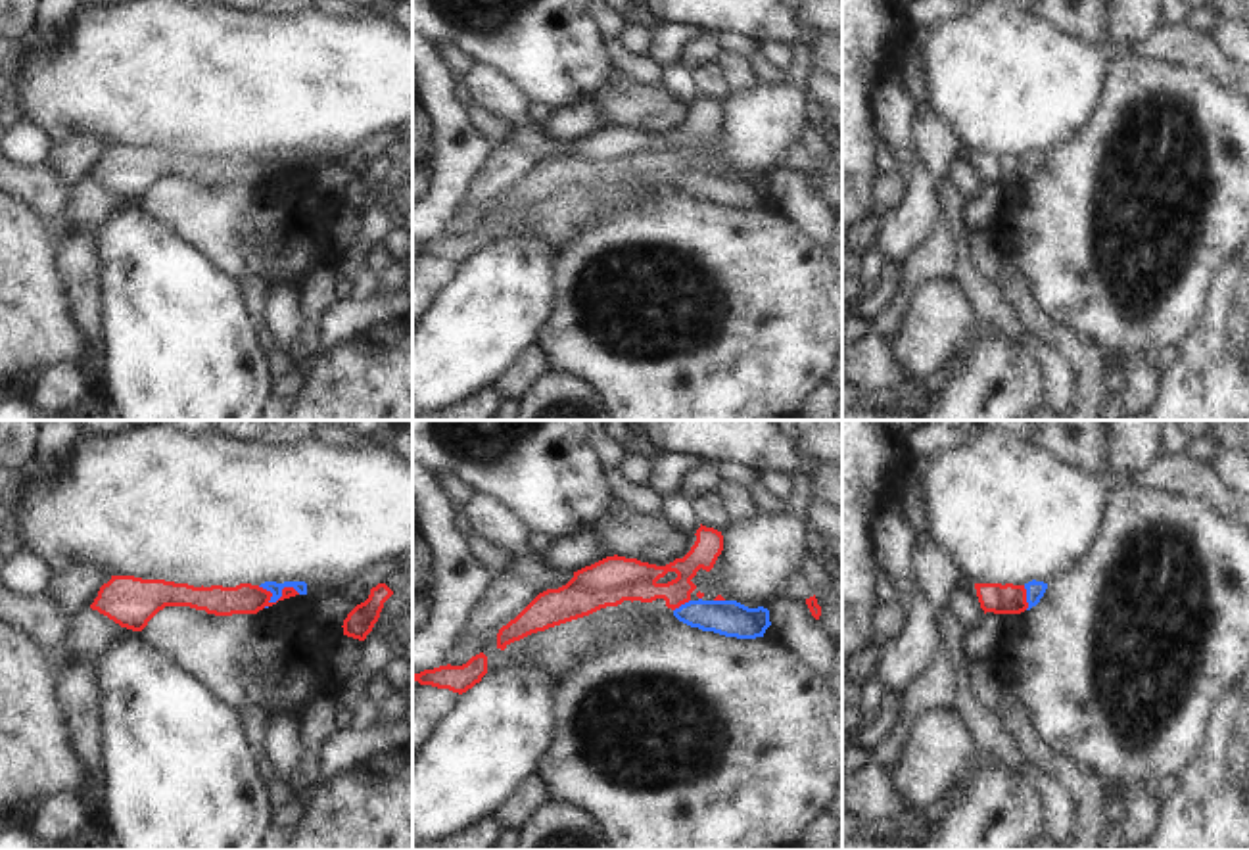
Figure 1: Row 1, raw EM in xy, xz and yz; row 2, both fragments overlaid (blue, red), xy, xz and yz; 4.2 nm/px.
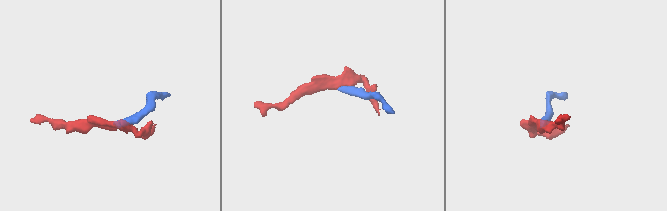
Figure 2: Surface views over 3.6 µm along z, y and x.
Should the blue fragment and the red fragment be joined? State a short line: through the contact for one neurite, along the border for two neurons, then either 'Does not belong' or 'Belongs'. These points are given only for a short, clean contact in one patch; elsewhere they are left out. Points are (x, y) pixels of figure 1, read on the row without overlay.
Line: xy (275, 158), (279, 167), (242, 169). Belongs.

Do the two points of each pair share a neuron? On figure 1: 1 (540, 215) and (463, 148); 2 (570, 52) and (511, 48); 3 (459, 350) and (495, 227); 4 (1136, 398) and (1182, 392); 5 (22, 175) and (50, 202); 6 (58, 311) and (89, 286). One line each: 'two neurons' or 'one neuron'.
1: two neurons
2: one neuron
3: two neurons
4: two neurons
5: one neuron
6: two neurons

